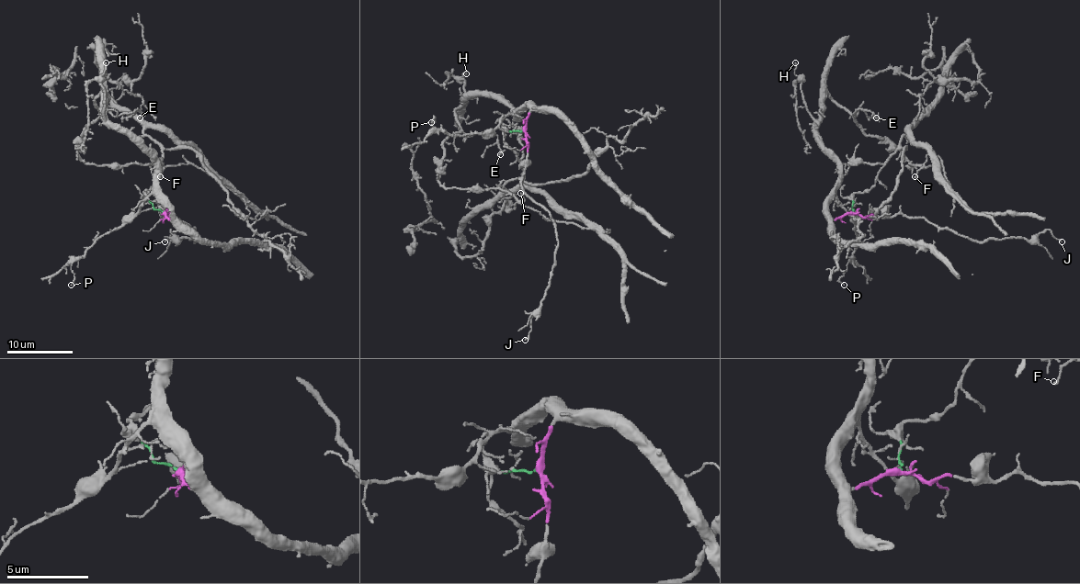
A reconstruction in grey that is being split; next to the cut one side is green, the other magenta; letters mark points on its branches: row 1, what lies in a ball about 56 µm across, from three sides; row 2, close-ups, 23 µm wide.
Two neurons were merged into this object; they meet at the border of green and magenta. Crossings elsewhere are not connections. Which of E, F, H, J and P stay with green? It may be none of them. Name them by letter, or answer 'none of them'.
none of them

